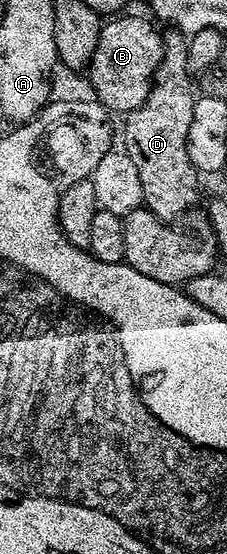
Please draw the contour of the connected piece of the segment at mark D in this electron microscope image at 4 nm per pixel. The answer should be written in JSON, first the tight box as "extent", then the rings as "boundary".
{"extent":[121,30,201,222],"boundary":[[[174,30],[164,31],[162,37],[163,61],[159,63],[155,81],[142,106],[126,113],[121,148],[133,158],[133,166],[137,166],[144,205],[158,220],[175,222],[186,217],[199,200],[201,173],[189,162],[187,150],[189,121],[193,118],[197,92],[187,63],[188,37]]]}

